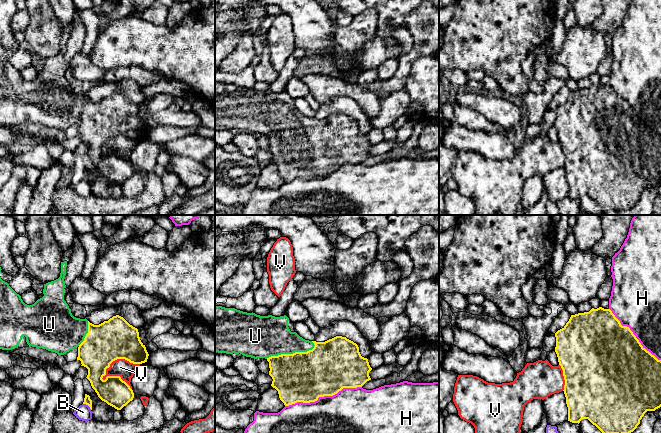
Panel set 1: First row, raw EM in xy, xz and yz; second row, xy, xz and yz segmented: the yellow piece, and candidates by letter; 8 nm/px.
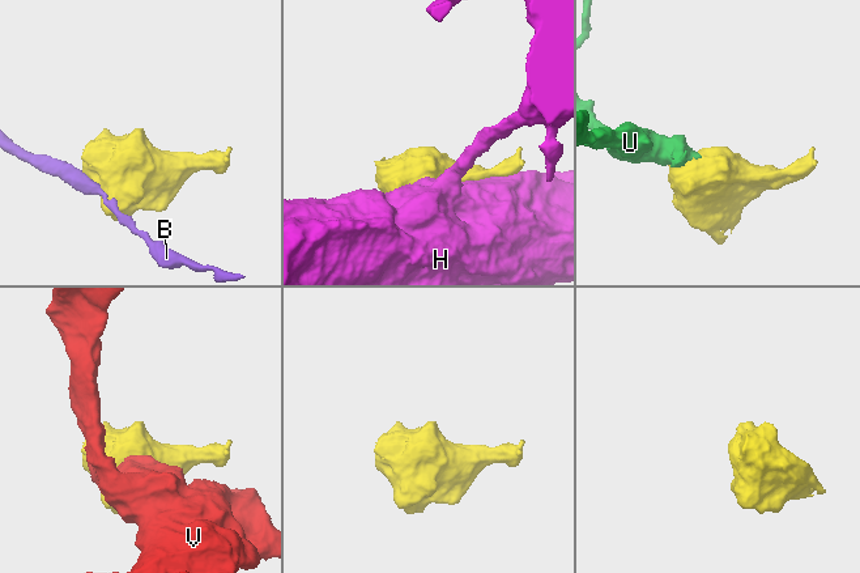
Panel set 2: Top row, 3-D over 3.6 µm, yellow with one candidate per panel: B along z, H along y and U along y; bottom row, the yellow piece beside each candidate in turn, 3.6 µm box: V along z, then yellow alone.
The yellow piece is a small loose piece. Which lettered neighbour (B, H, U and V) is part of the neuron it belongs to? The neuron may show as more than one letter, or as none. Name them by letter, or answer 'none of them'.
U

